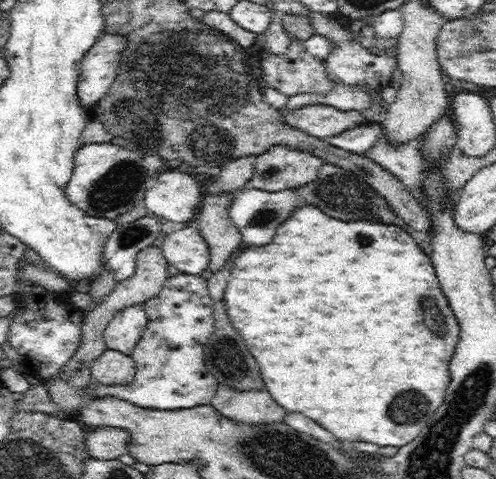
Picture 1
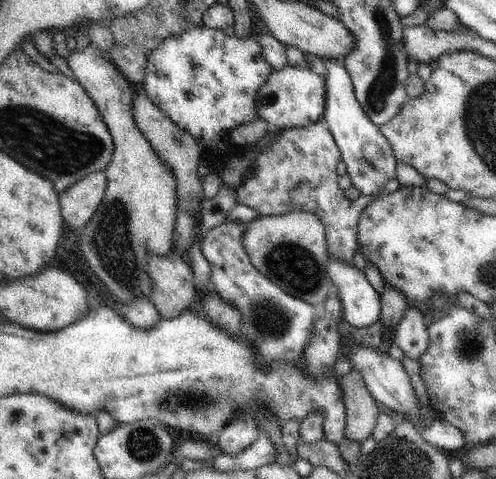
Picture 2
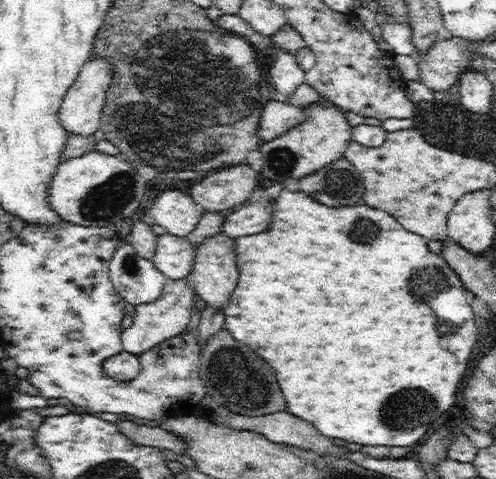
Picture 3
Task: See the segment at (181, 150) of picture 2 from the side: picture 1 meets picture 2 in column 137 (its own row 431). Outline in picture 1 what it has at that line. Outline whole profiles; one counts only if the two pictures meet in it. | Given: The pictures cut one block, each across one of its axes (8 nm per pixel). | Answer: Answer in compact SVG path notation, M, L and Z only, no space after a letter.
M92 428L86 436L86 450L100 460L116 460L130 454L130 432L124 428Z

